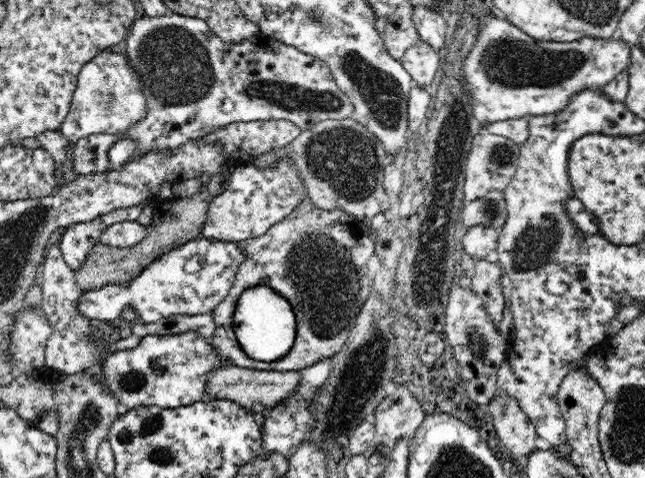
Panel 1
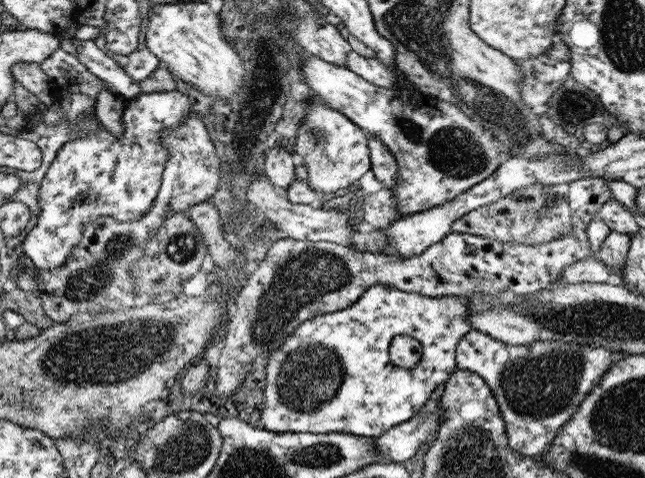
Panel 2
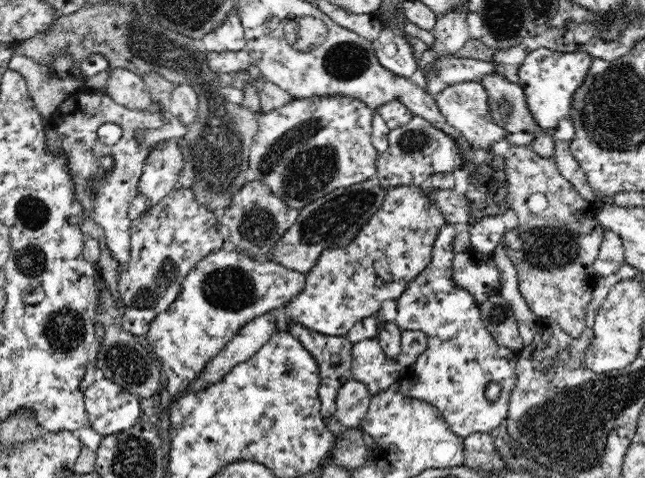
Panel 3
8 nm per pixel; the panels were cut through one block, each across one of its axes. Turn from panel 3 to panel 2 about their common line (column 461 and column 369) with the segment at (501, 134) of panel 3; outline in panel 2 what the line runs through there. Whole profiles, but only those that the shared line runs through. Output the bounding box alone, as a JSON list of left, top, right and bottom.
[299,53,500,219]

